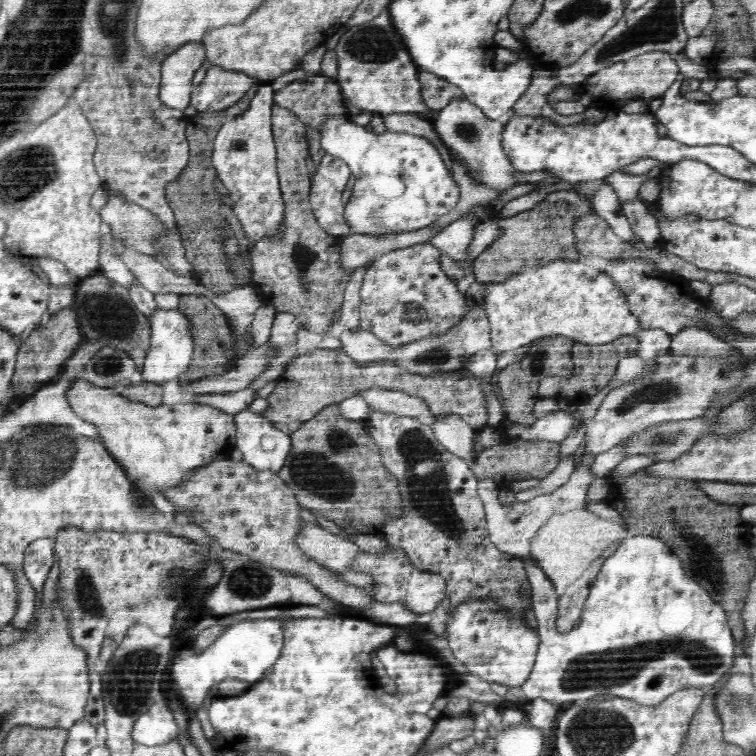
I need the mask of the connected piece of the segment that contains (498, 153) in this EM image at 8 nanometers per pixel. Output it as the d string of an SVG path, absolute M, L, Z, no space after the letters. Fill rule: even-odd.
M466 98L450 101L439 110L432 126L450 152L461 158L478 180L488 188L504 191L519 183L514 174L520 172L515 170L515 166L507 159L507 154L501 148L502 134L506 126L498 120L488 118L479 106Z

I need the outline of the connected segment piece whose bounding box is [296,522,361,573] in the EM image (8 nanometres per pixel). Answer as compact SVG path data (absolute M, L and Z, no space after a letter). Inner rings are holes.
M304 522L304 528L296 536L298 549L332 572L348 572L356 554L360 554L360 547L344 536L334 535L320 525Z

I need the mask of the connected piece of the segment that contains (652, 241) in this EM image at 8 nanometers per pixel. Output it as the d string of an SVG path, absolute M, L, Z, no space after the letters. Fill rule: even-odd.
M632 197L630 198L630 208L623 208L622 211L643 246L651 249L658 244L660 229L657 221L652 217L652 213L645 212L644 202Z

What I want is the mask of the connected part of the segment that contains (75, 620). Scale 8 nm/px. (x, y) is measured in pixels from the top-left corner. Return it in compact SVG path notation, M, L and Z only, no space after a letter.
M66 526L56 534L54 550L59 560L57 589L60 609L67 612L74 646L87 654L90 686L82 719L97 730L98 737L103 739L106 733L99 656L110 617L119 609L147 604L152 596L166 603L186 594L186 590L182 590L184 584L194 580L196 574L204 570L206 562L210 560L210 547L162 532L98 530L90 533L75 526Z

